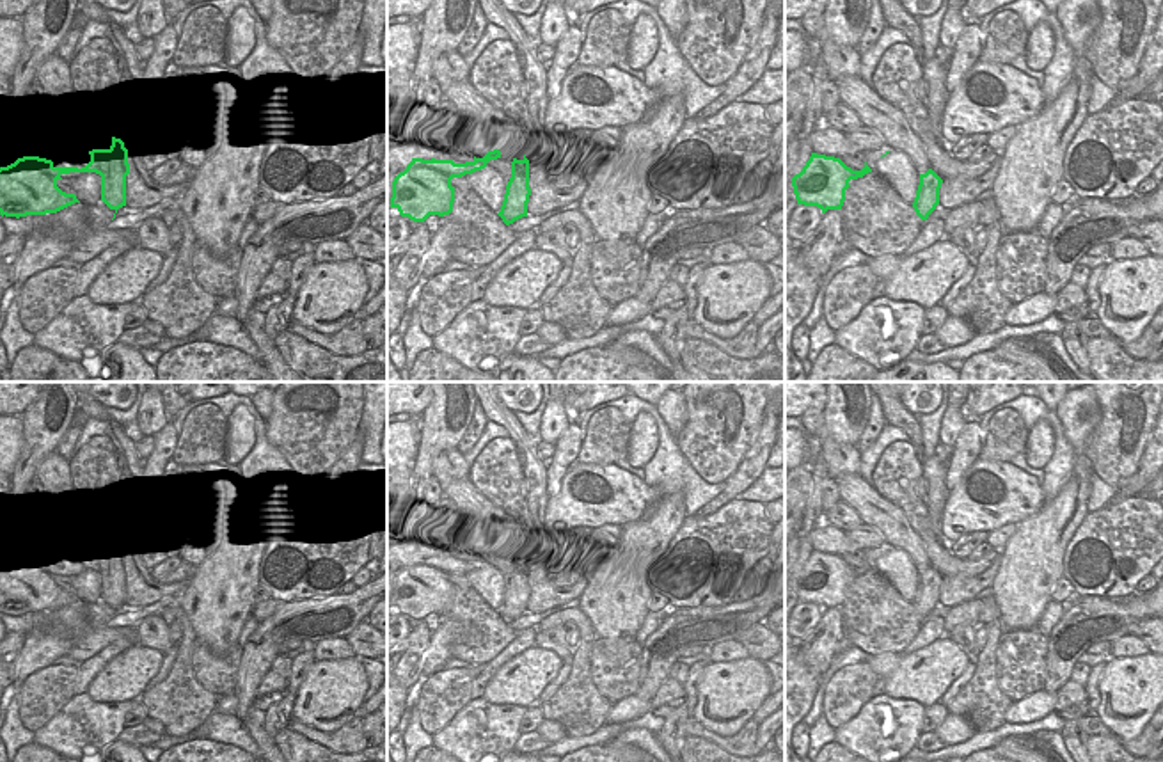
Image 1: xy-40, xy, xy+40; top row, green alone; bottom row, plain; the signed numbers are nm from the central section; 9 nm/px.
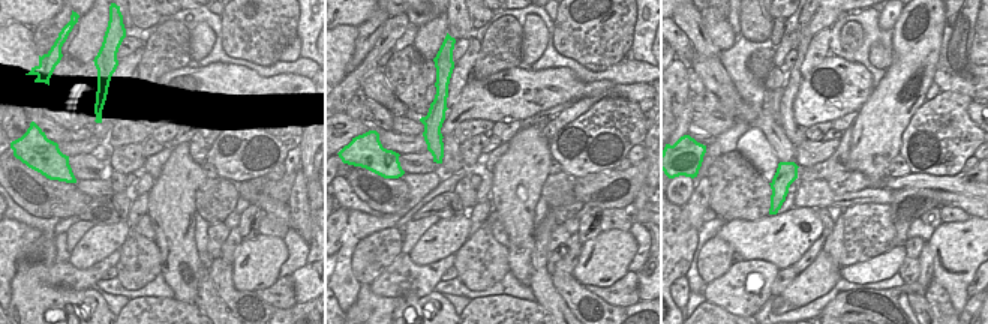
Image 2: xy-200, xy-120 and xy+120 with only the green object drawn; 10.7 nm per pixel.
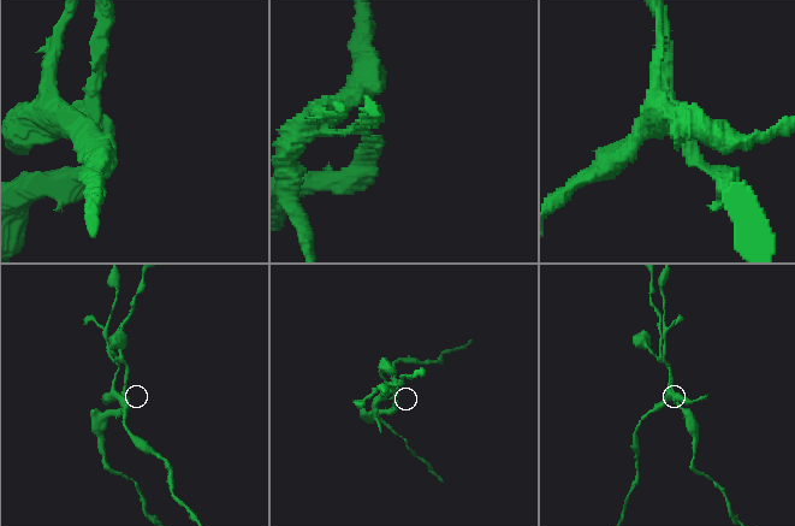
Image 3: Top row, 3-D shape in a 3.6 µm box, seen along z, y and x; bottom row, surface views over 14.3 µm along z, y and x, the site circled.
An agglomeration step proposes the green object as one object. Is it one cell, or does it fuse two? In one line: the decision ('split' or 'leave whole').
split

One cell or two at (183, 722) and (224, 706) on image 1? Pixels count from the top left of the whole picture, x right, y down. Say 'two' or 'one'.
two

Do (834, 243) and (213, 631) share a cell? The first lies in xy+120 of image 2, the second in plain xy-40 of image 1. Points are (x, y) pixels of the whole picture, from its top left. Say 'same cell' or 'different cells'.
different cells

